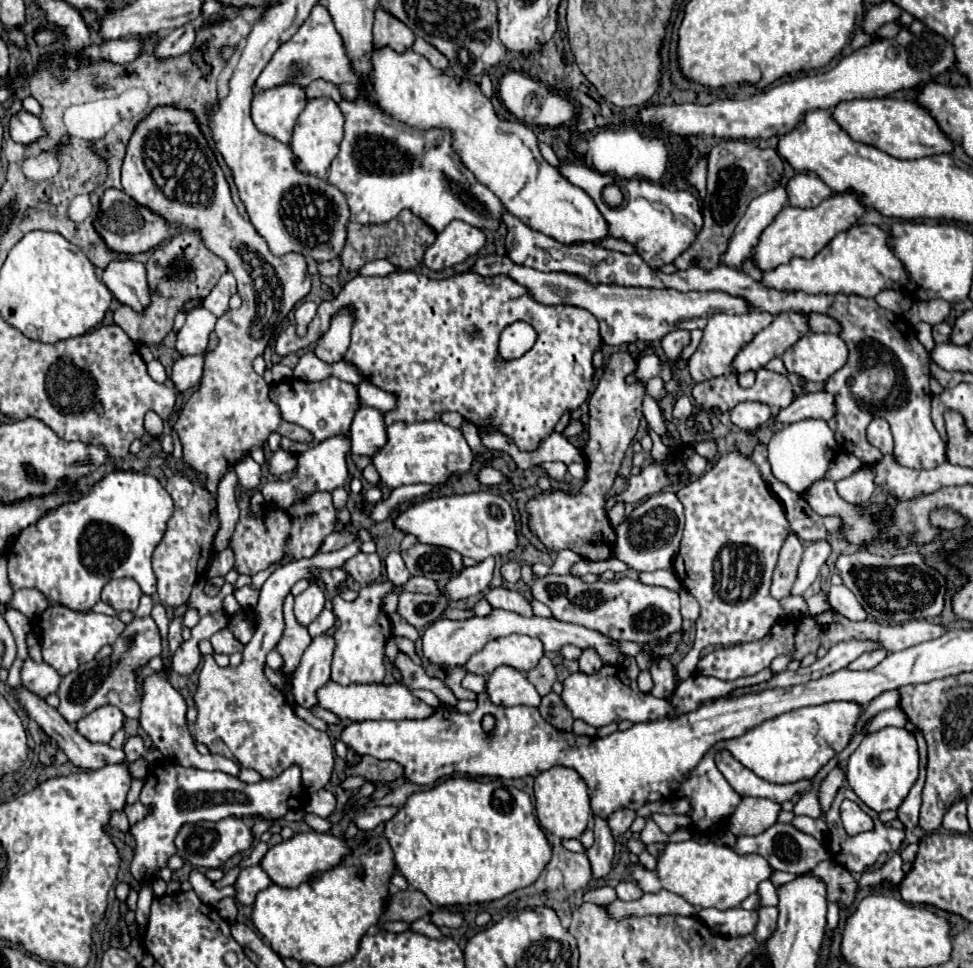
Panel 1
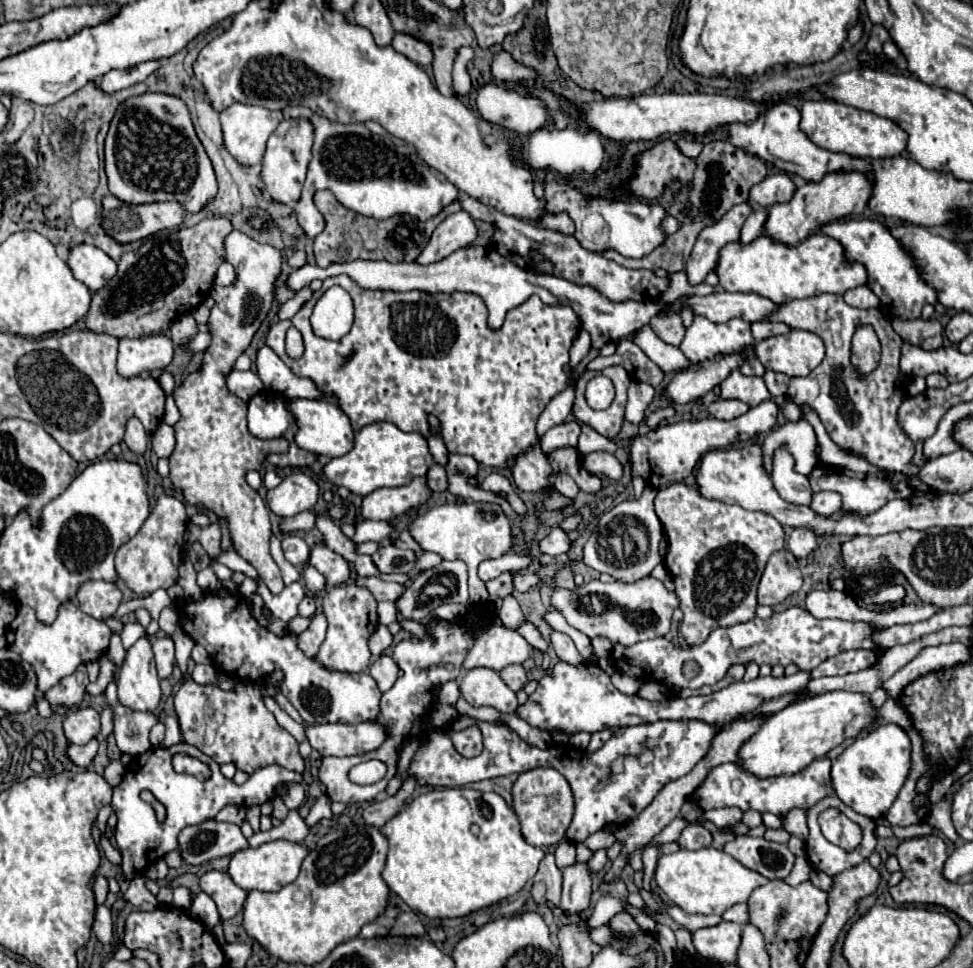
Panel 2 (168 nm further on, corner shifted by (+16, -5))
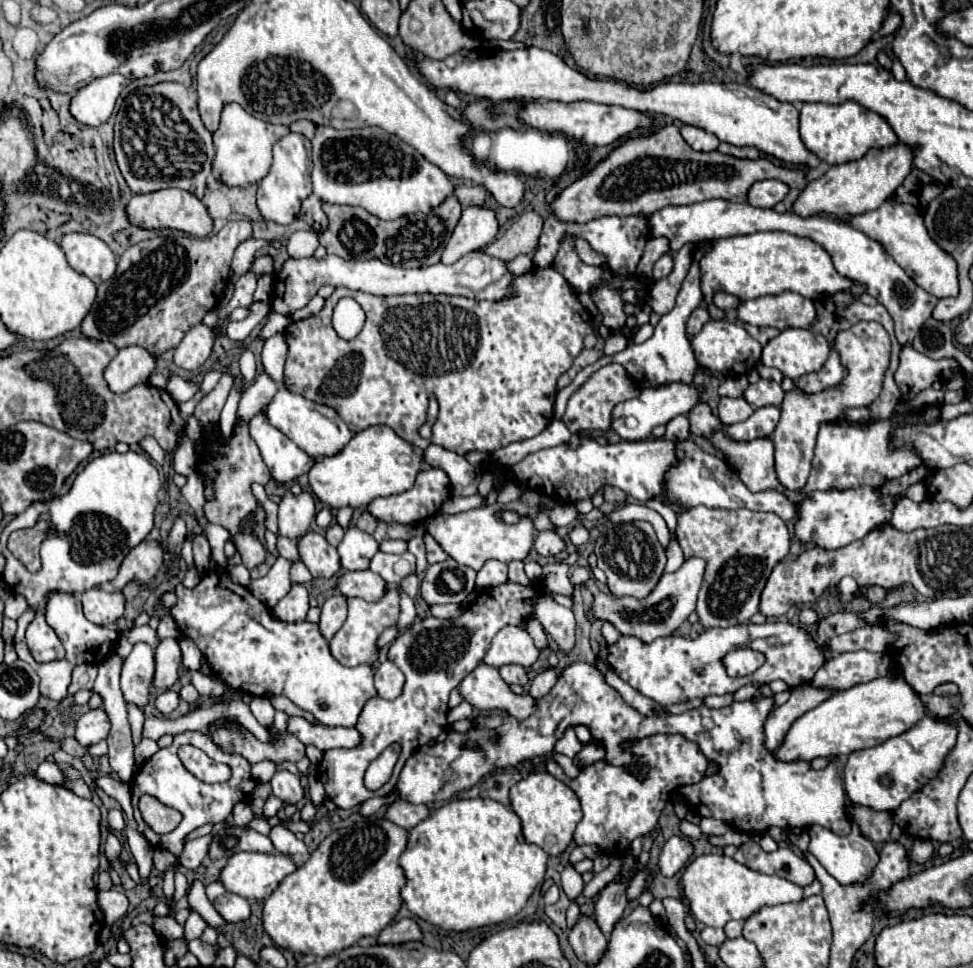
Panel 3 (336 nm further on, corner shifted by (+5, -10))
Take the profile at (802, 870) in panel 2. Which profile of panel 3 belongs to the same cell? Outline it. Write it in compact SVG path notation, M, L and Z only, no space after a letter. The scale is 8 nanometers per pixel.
M701 855L695 857L689 867L685 867L683 877L683 897L691 903L691 913L697 921L709 927L725 927L727 921L745 921L747 917L755 915L761 907L767 905L781 905L781 903L795 903L801 901L803 889L783 877L765 875L753 871L741 863L735 863L731 857L725 855Z

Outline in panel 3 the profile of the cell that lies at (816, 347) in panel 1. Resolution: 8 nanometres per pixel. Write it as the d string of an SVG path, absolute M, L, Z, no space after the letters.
M789 327L763 347L761 361L795 381L805 373L821 369L829 357L829 351L829 343L823 335L809 329Z

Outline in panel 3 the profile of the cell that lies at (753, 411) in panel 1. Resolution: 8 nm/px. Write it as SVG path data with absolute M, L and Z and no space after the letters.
M721 397L719 399L719 419L723 425L731 425L731 423L739 423L745 421L747 417L751 417L753 407L743 399L743 397Z

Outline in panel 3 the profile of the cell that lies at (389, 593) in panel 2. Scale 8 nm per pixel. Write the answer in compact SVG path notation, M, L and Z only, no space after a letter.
M349 571L337 577L335 589L345 597L361 597L365 601L377 601L385 595L385 583L373 571Z

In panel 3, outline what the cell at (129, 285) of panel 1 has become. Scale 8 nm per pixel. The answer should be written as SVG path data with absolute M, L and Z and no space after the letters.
M67 233L59 237L59 245L67 255L69 265L87 275L95 285L107 281L115 269L117 259L113 251L95 235L89 233Z

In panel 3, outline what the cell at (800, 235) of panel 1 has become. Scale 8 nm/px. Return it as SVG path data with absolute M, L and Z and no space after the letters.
M895 143L883 149L869 149L861 159L833 165L825 175L811 181L793 203L793 211L803 217L819 213L843 217L873 211L889 197L893 197L895 189L903 183L903 179L911 173L911 169L913 169L913 149L909 145Z

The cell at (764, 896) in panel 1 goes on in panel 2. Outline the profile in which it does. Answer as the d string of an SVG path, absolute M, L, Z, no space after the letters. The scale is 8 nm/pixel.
M742 902L742 904L736 904L736 906L732 906L730 910L726 910L724 914L722 914L722 918L724 920L730 920L730 922L736 922L736 924L746 924L748 922L748 904L746 902Z

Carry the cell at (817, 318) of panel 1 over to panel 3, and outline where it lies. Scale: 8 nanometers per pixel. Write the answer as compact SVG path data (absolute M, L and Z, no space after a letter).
M743 323L743 327L745 327L747 333L749 333L753 339L757 339L761 345L765 345L769 339L773 339L775 335L779 335L779 331L773 329L773 327L755 327L755 325L749 325L749 323Z

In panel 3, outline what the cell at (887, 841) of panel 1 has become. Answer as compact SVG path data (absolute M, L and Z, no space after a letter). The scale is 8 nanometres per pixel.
M853 823L853 831L851 831L849 835L835 835L835 833L831 833L831 831L825 829L825 827L813 825L813 827L809 829L809 837L811 837L811 841L809 841L807 851L809 851L811 855L815 855L817 861L825 867L825 871L827 871L831 877L835 877L841 885L865 883L865 881L871 877L875 865L879 863L879 853L877 853L877 849L873 847L873 843L871 843L867 837L863 837L863 835L859 833L859 827L857 827L855 823Z

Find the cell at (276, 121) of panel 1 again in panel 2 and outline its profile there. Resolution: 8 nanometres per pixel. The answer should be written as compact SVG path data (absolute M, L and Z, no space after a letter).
M236 102L236 104L228 106L226 110L220 112L226 150L242 166L260 164L262 158L264 158L264 152L266 152L266 142L268 142L270 134L276 130L276 126L282 122L282 118L284 116L282 116L280 110L268 110L264 106L252 106L252 104L242 104L242 102Z

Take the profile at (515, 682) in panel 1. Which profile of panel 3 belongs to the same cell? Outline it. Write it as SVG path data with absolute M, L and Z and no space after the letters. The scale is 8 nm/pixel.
M479 663L459 683L459 693L477 709L503 709L517 721L535 713L537 701L531 695L515 695L509 685L503 683L499 671L487 663Z

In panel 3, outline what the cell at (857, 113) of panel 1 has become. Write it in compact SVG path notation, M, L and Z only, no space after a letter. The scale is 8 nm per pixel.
M845 101L841 105L803 103L799 111L799 135L805 147L829 165L855 161L861 159L871 147L891 147L897 143L897 135L887 121L855 101Z

